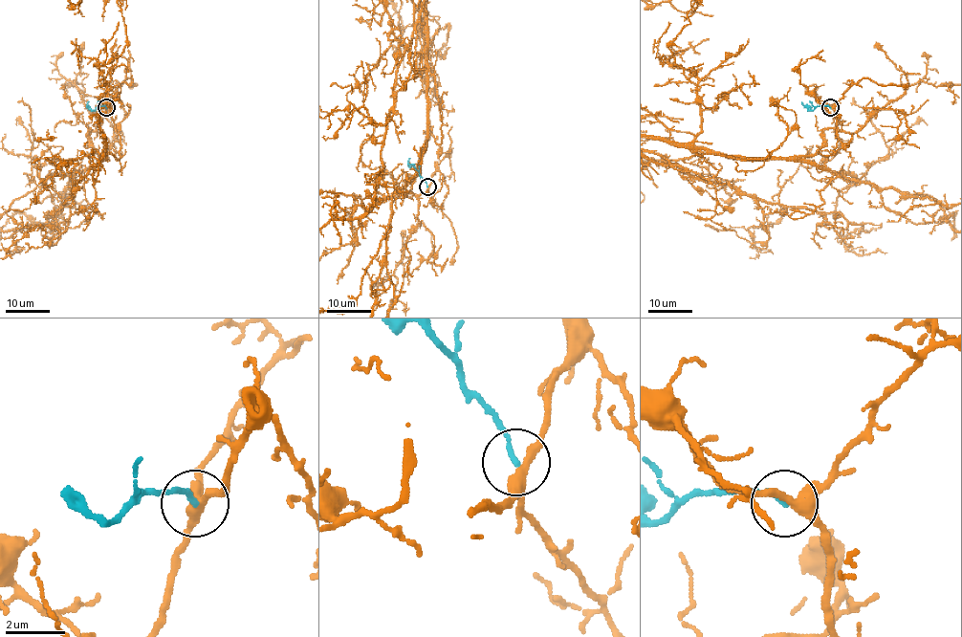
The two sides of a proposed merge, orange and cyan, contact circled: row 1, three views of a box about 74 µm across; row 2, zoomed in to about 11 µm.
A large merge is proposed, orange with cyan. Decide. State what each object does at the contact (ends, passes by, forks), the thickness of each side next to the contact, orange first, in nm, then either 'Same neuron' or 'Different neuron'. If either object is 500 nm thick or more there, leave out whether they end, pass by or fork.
At the ring orange forks. At the ring cyan ends. Thickness 320 nm (orange) against 170 nm. Same neuron

